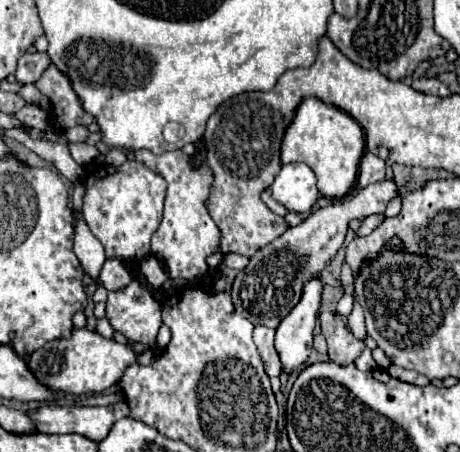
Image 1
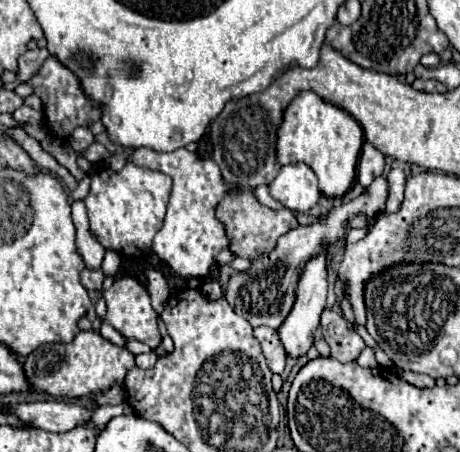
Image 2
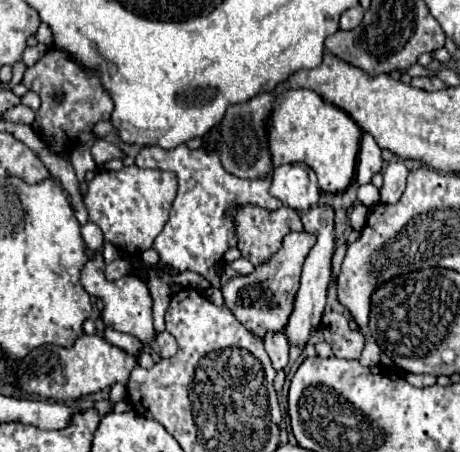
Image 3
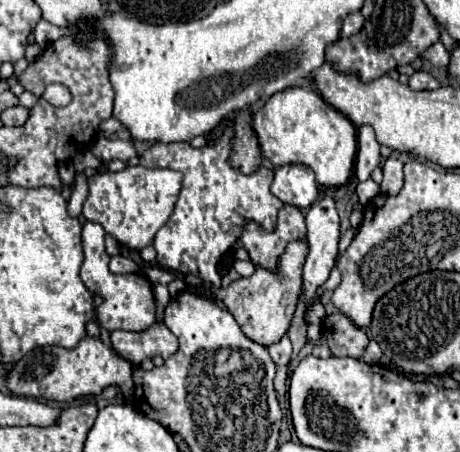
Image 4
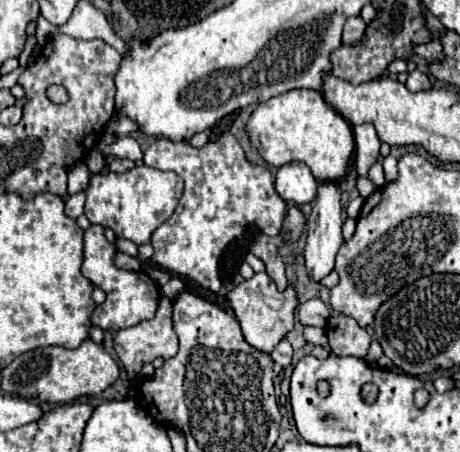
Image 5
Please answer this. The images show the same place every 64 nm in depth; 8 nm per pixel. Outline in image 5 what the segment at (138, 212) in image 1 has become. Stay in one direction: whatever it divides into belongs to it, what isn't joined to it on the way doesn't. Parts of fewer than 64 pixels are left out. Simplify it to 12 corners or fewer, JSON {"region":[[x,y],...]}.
{"region":[[92,176],[84,214],[140,246],[172,216],[180,176]]}

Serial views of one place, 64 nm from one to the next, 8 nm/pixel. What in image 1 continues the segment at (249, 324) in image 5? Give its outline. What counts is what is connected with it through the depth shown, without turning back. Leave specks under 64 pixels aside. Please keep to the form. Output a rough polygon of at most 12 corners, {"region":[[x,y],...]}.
{"region":[[394,180],[318,208],[236,274],[236,312],[278,328],[348,222],[384,214]]}

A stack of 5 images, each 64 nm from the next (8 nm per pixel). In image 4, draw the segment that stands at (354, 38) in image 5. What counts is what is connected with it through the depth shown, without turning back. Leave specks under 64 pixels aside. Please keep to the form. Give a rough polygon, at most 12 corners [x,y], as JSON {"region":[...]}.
{"region":[[354,12],[344,20],[342,36],[354,36],[364,26],[364,16]]}

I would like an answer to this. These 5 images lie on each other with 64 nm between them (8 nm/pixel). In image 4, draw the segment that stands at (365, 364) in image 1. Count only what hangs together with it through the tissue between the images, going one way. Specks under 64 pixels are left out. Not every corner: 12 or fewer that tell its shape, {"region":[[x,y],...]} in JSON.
{"region":[[370,340],[362,360],[378,364],[382,350],[376,340]]}

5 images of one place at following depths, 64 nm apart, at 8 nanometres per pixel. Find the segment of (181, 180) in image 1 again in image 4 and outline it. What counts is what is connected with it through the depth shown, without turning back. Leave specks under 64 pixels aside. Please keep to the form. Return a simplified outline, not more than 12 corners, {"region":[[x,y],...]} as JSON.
{"region":[[232,140],[156,142],[150,168],[184,174],[152,243],[162,268],[220,288],[220,256],[254,220],[274,230],[274,172],[242,174]]}

